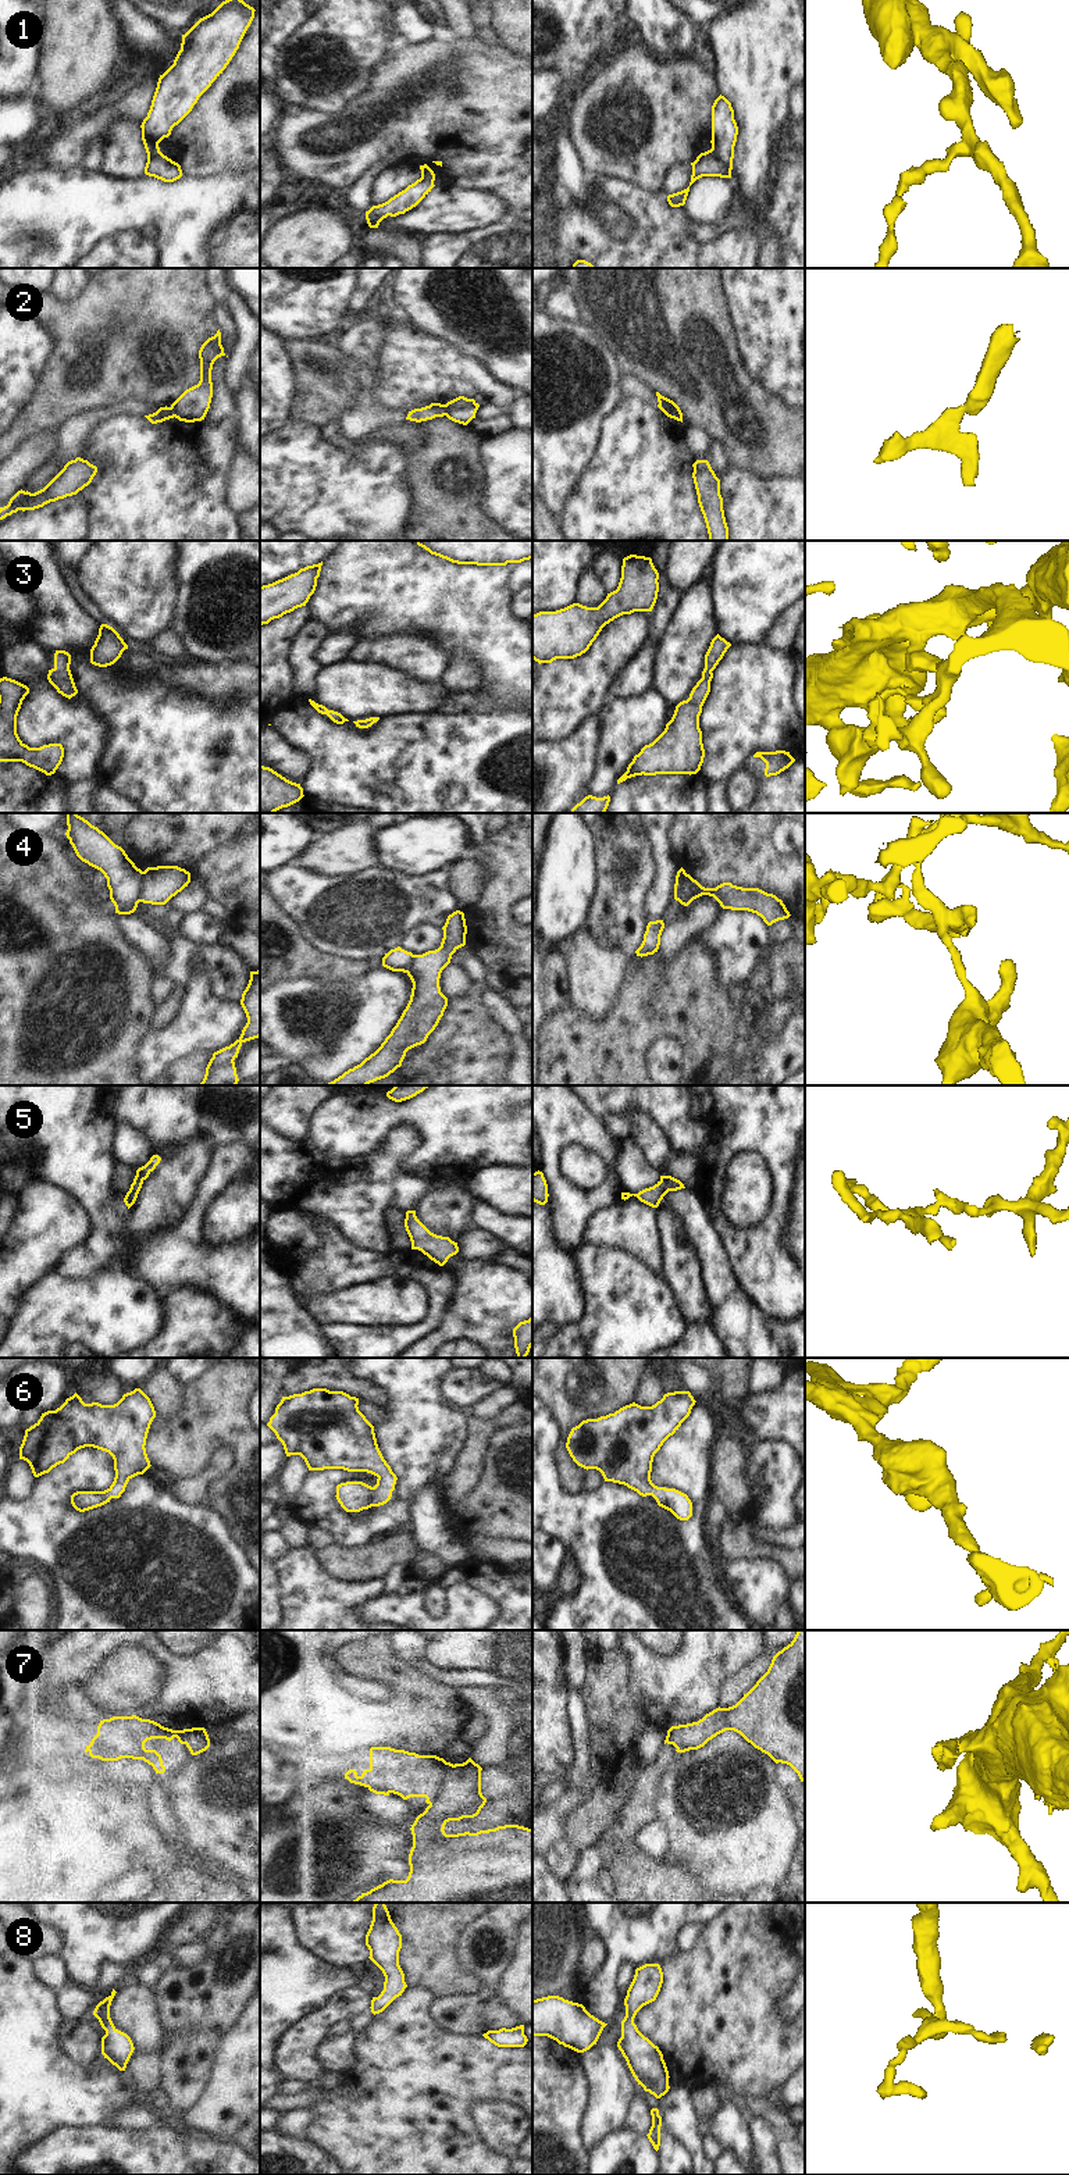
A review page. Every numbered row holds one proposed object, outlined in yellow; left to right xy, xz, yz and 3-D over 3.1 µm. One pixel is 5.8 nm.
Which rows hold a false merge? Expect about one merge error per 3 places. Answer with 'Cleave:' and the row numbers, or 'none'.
Cleave: 1, 2, 4, 7

